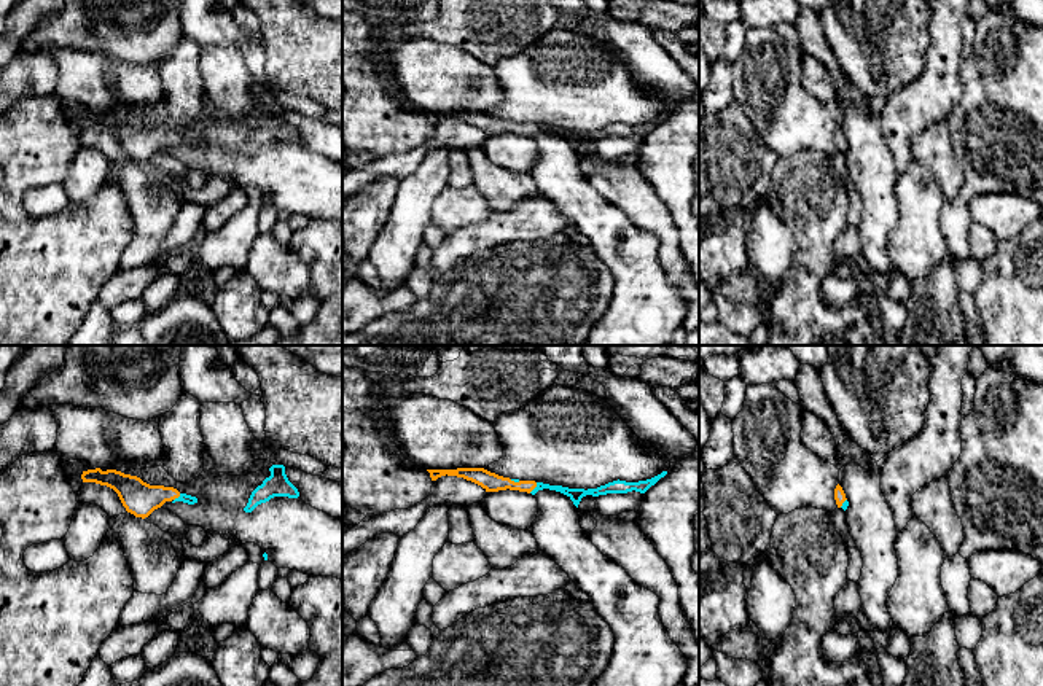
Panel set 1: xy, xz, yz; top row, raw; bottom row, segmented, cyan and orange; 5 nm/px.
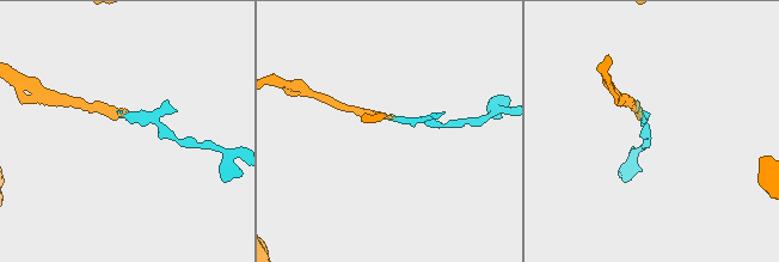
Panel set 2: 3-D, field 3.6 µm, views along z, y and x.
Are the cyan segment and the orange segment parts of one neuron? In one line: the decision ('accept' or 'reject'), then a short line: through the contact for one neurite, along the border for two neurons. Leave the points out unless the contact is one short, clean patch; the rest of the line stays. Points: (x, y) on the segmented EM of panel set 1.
accept | xz (575, 495), (556, 487), (535, 487), (492, 483)

